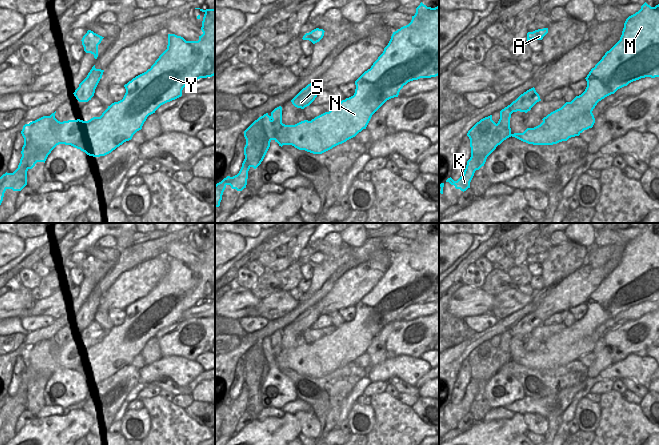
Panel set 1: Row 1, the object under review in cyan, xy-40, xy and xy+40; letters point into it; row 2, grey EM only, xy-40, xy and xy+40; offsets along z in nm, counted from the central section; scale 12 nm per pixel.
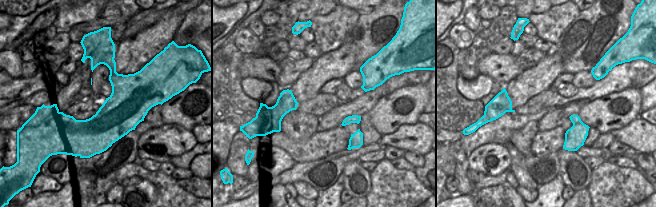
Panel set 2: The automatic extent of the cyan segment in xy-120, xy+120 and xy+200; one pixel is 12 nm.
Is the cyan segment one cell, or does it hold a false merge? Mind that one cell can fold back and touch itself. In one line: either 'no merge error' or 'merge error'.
merge error

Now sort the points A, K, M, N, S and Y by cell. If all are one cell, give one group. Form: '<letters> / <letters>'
A S / K M N Y

